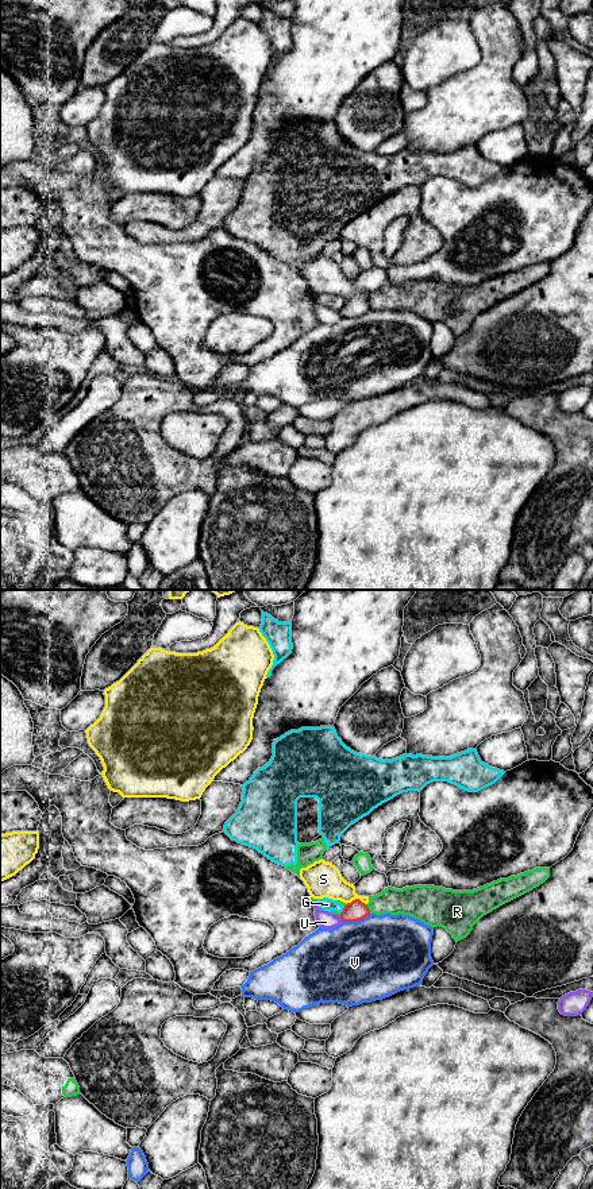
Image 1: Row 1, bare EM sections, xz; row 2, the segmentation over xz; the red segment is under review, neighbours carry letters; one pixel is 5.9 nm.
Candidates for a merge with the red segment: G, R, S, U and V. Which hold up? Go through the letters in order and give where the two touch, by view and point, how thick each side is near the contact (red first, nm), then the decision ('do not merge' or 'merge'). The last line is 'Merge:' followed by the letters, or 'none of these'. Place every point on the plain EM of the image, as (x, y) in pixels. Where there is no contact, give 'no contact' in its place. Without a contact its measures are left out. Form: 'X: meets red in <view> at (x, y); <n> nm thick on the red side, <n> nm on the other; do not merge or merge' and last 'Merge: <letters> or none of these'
G: meets red in xz at (343, 305); 120 nm thick on the red side, 80 nm on the other; do not merge
R: meets red in xz at (368, 304); 120 nm thick on the red side, 160 nm on the other; do not merge
S: meets red in xz at (355, 294); 120 nm thick on the red side, 200 nm on the other; do not merge
U: meets red in xz at (341, 313); 120 nm thick on the red side, 100 nm on the other; do not merge
V: meets red in xz at (355, 316); 120 nm thick on the red side, 480 nm on the other; do not merge
Merge: none of these

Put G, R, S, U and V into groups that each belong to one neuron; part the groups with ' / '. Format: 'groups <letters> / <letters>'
groups G R / S / U / V

